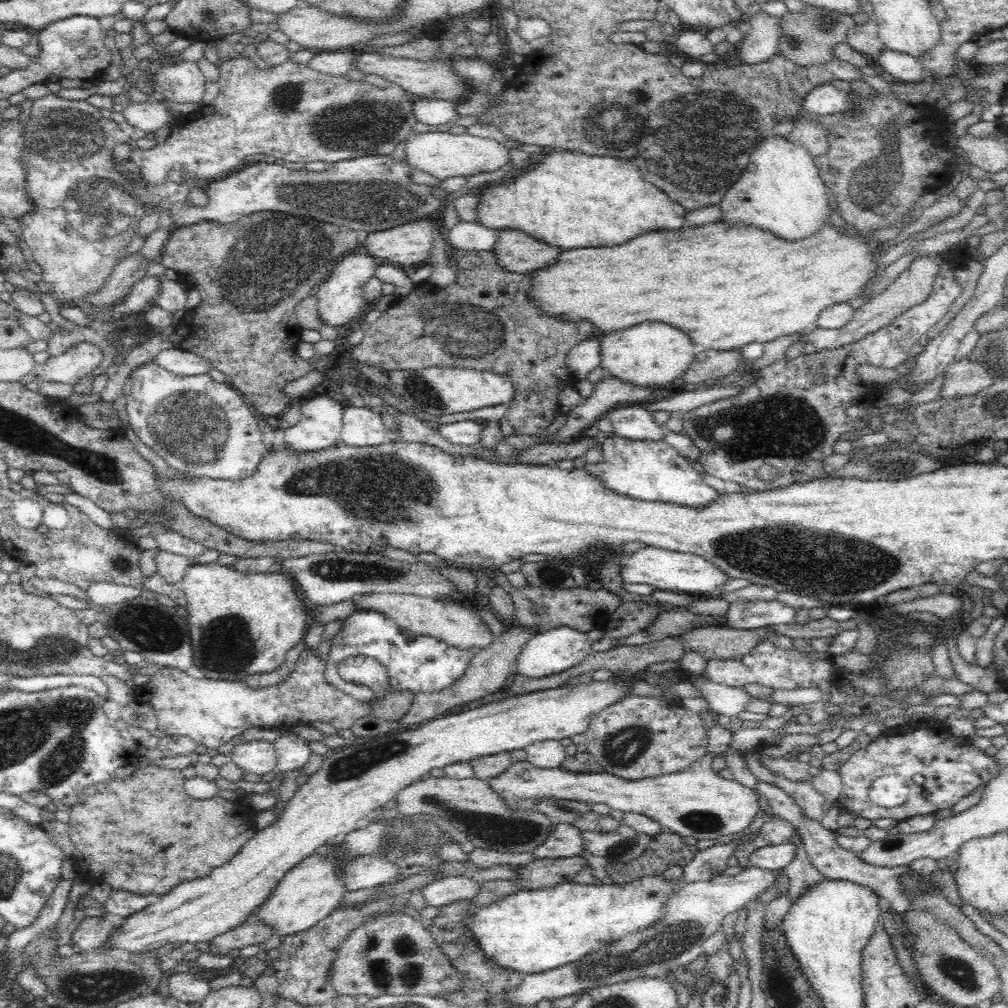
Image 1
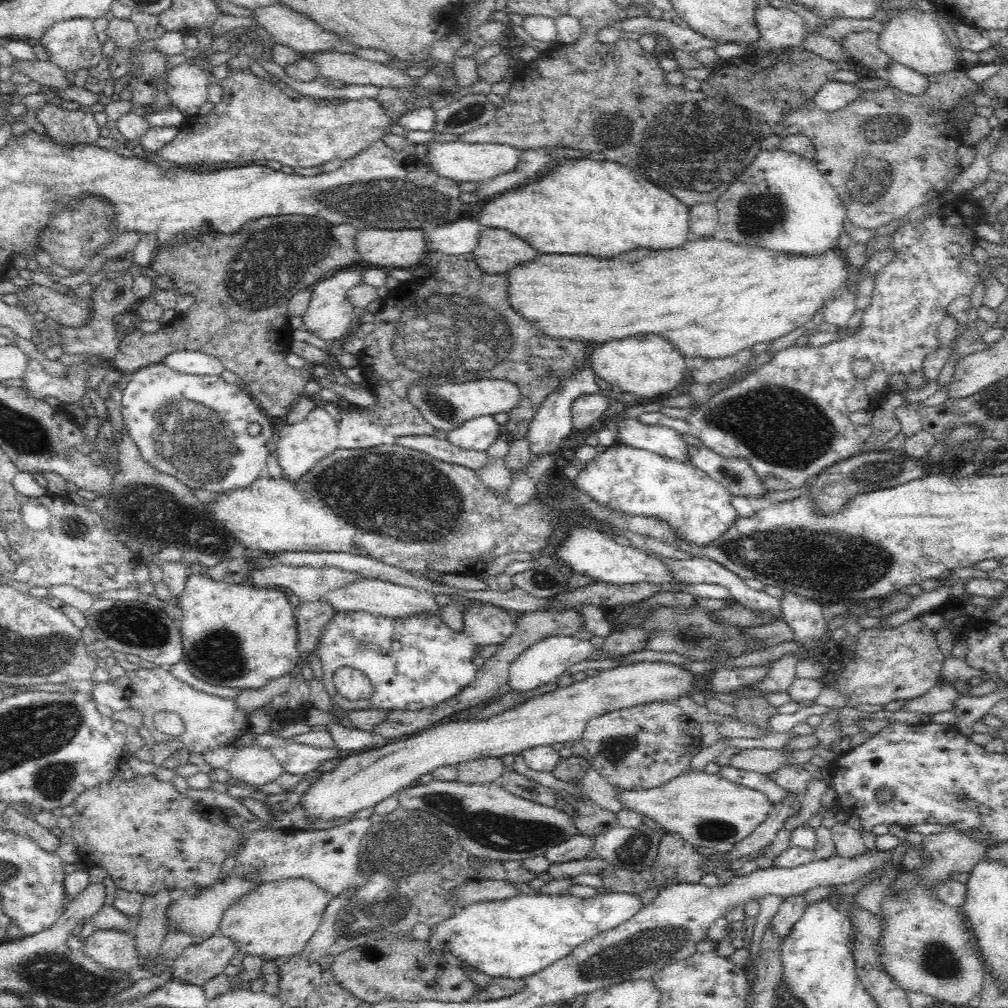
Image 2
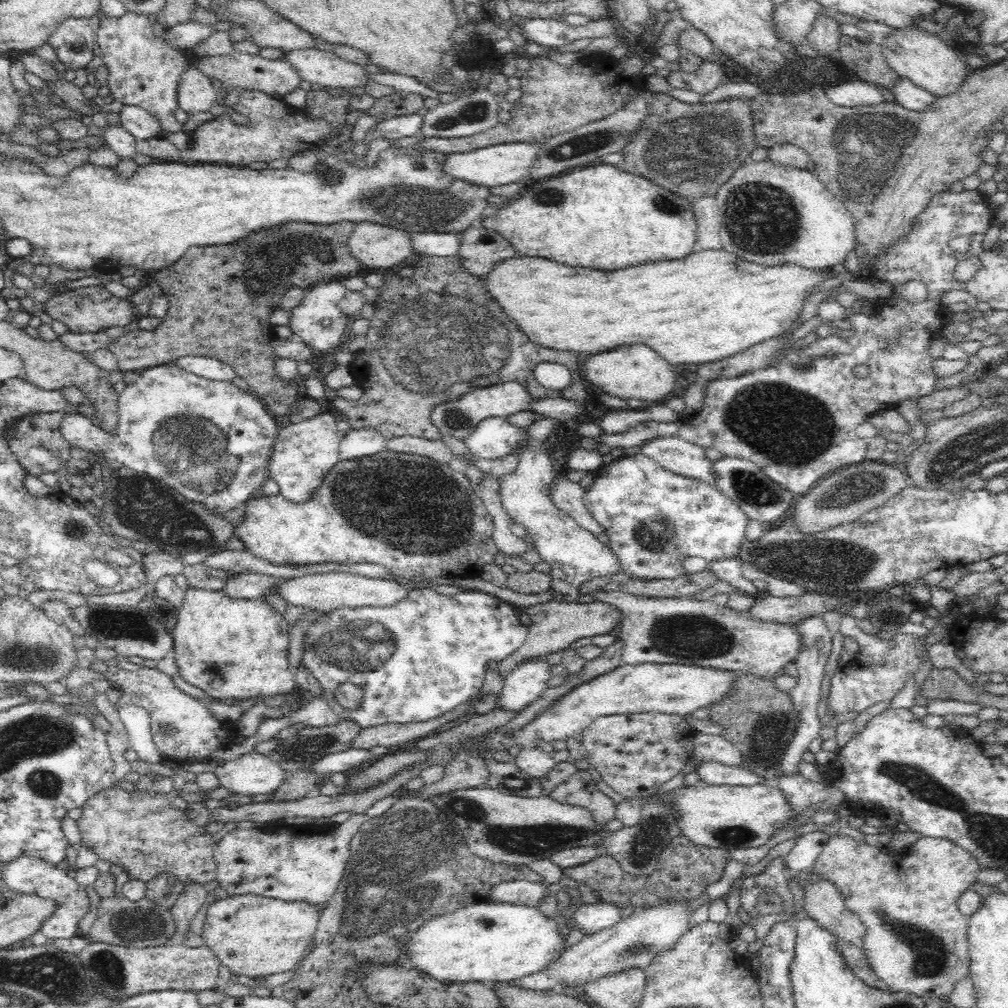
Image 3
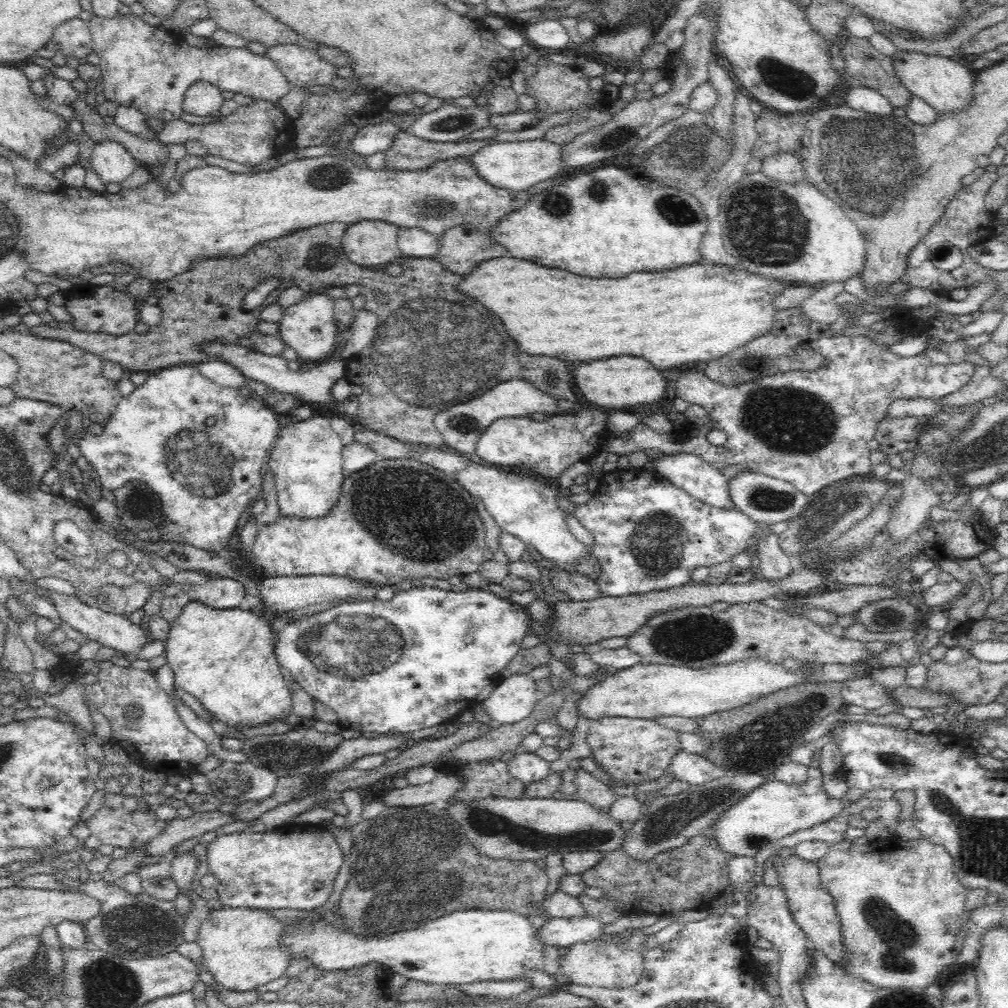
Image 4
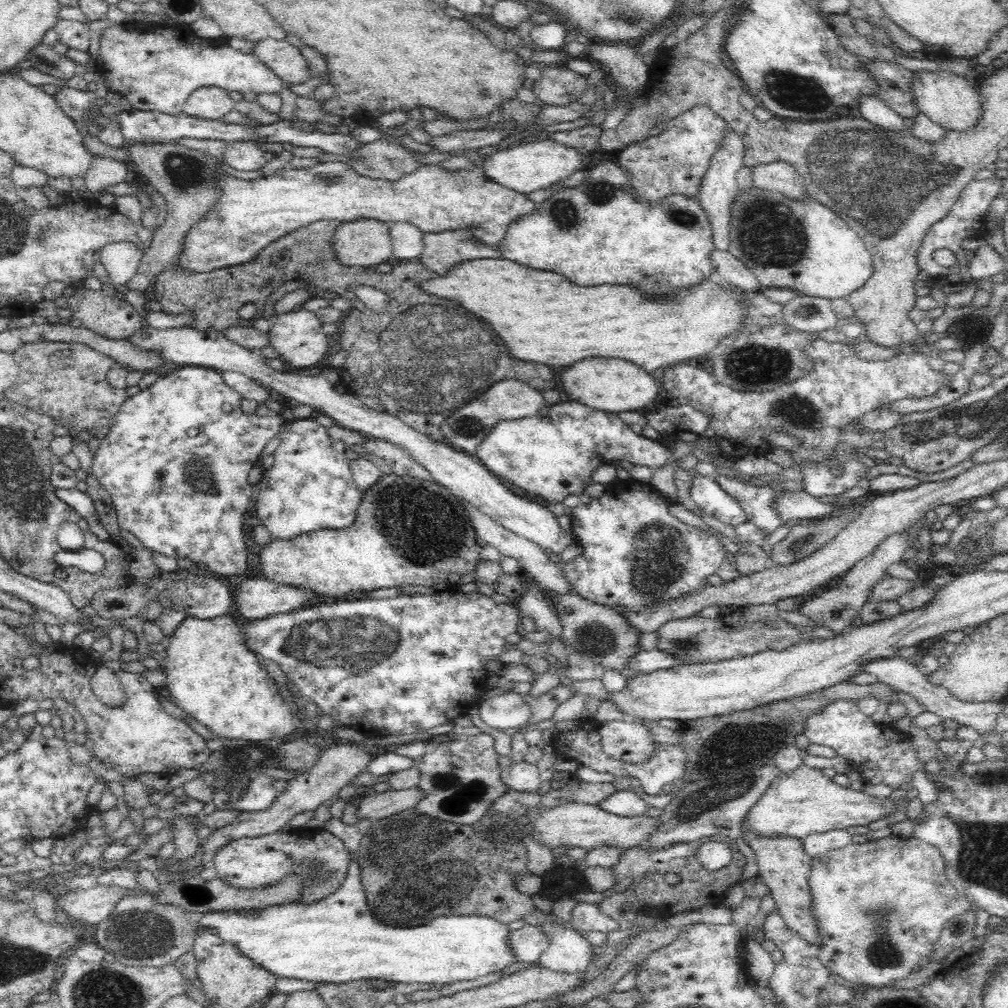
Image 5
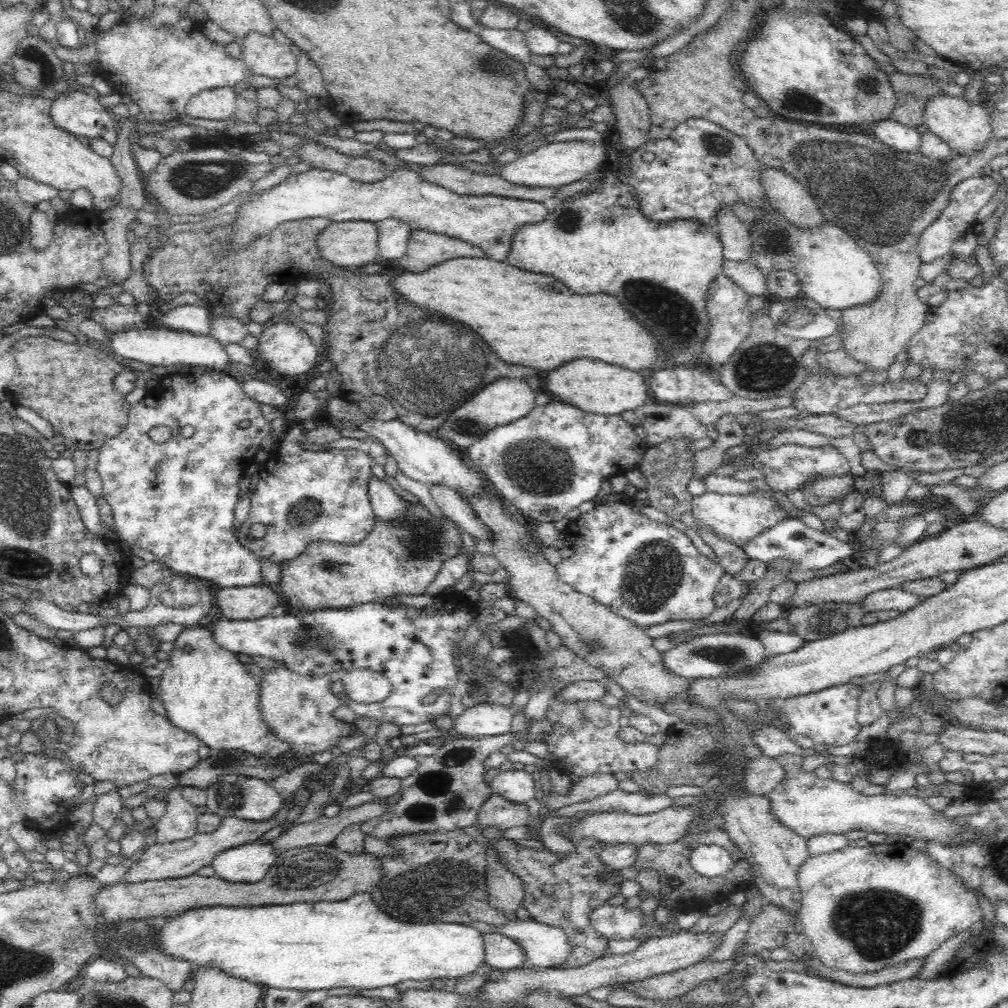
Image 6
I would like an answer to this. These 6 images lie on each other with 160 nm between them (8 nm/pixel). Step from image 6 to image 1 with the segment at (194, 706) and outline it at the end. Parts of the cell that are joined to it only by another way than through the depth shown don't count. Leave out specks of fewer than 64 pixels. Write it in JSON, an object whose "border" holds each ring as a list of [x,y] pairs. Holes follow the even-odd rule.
{"border":[[[192,560],[192,564],[186,569],[182,581],[176,585],[183,592],[187,598],[187,621],[189,624],[189,631],[194,651],[194,665],[198,666],[206,678],[213,678],[214,680],[244,680],[250,674],[258,674],[258,672],[270,672],[274,668],[280,666],[285,660],[286,653],[298,642],[305,637],[306,628],[311,623],[312,613],[311,606],[304,600],[303,596],[298,590],[298,585],[290,574],[285,572],[244,572],[243,570],[236,570],[230,565],[220,565],[220,563],[197,563]]]}

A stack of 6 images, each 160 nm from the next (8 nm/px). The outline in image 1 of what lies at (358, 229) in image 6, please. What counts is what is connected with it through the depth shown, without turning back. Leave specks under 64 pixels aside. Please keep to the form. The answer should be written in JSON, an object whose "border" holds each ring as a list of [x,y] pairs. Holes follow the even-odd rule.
{"border":[[[416,218],[388,230],[369,233],[361,248],[378,260],[406,269],[430,256],[432,233],[431,218]]]}

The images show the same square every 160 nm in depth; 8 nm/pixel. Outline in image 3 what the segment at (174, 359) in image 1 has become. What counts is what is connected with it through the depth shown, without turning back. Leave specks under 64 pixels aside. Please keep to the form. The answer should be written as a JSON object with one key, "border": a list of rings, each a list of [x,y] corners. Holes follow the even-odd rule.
{"border":[[[189,355],[178,358],[174,364],[187,372],[209,380],[232,381],[236,376],[235,371],[228,364],[213,357]]]}

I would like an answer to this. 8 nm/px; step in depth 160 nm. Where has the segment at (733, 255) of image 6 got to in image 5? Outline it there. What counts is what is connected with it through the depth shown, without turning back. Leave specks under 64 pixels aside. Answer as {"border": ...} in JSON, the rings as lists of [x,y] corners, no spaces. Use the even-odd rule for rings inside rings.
{"border":[[[726,124],[724,127],[726,127],[726,130],[724,130],[724,134],[720,138],[722,142],[714,150],[714,154],[710,156],[708,168],[706,168],[704,176],[702,176],[702,182],[700,182],[700,188],[698,188],[696,198],[709,218],[715,248],[727,251],[728,244],[730,244],[730,239],[728,239],[730,202],[736,198],[739,192],[739,187],[736,183],[736,174],[744,165],[745,144],[743,143],[742,137],[738,136],[729,124]]]}

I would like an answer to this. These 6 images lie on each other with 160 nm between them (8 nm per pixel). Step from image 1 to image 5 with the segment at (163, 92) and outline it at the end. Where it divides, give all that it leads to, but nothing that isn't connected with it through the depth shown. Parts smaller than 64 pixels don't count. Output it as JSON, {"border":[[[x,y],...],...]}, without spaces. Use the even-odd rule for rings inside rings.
{"border":[[[201,86],[188,96],[183,106],[183,113],[206,120],[216,120],[228,114],[234,109],[234,105],[226,90],[217,86]]]}

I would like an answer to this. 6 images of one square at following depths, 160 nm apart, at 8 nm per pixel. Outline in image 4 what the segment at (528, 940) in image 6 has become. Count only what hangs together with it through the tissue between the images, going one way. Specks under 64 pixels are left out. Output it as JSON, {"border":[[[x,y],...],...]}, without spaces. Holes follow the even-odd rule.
{"border":[[[602,933],[596,940],[572,945],[568,954],[559,958],[559,972],[568,975],[572,983],[579,985],[598,985],[616,989],[634,986],[644,970],[643,955],[628,949],[622,951],[616,943],[608,943],[606,940],[610,940],[610,937]]]}

